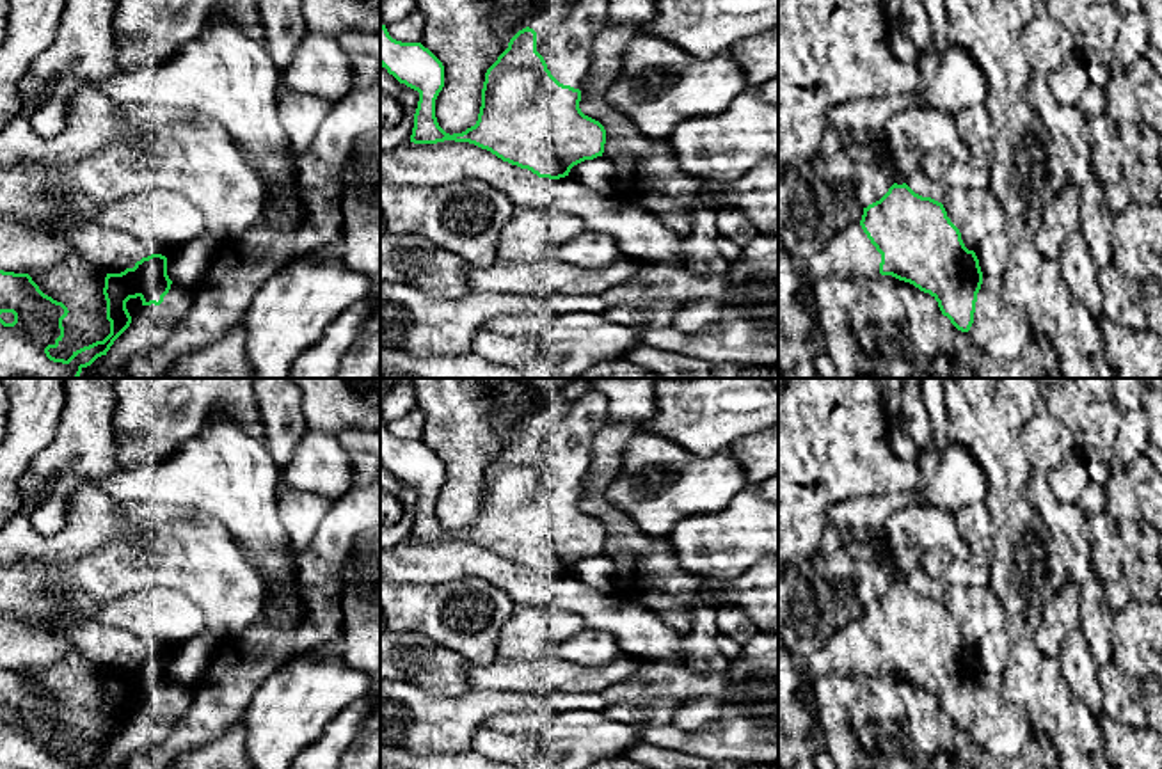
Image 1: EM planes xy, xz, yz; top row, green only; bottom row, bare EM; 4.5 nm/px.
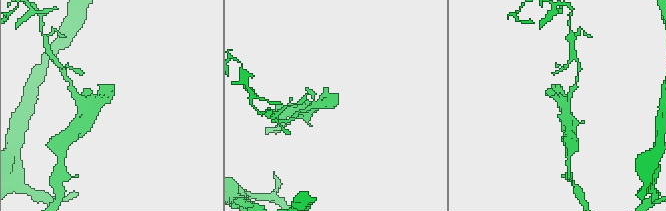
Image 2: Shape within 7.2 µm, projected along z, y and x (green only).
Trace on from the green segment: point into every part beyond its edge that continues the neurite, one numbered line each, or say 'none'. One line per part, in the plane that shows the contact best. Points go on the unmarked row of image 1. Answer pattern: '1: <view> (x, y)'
none

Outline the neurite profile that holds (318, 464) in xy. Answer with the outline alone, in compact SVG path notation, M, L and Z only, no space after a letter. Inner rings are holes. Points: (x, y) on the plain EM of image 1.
M307 430L290 464L281 471L283 483L339 501L352 490L354 469L348 453L329 433Z

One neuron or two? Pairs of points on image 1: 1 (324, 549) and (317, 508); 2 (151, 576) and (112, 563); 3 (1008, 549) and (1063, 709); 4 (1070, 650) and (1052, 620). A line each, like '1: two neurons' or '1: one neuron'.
1: two neurons
2: one neuron
3: one neuron
4: two neurons

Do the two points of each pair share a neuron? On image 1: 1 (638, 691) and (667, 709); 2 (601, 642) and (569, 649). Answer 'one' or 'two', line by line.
1: two
2: one

